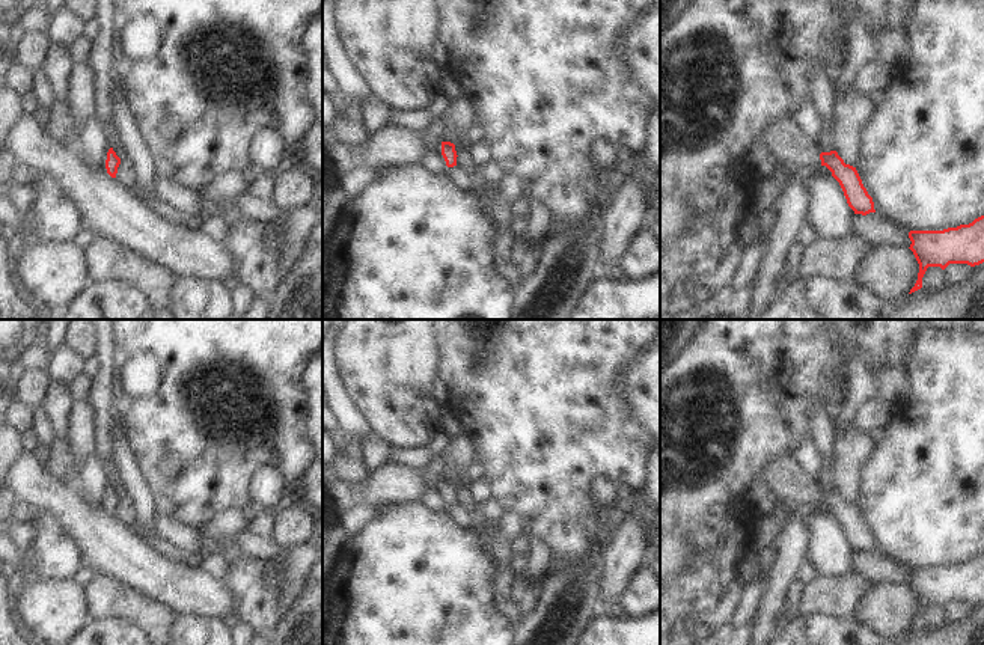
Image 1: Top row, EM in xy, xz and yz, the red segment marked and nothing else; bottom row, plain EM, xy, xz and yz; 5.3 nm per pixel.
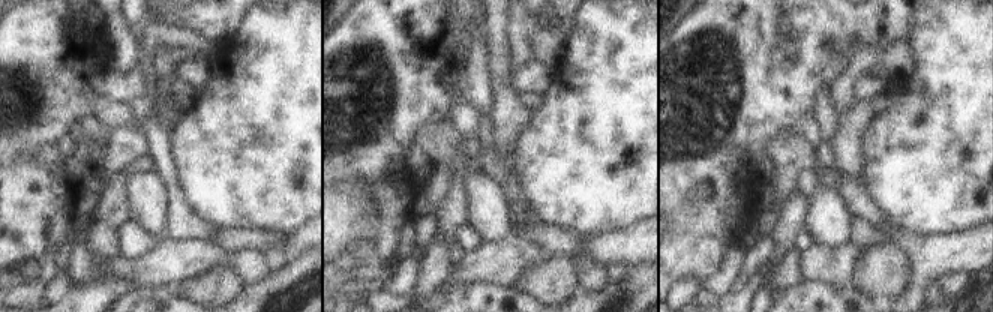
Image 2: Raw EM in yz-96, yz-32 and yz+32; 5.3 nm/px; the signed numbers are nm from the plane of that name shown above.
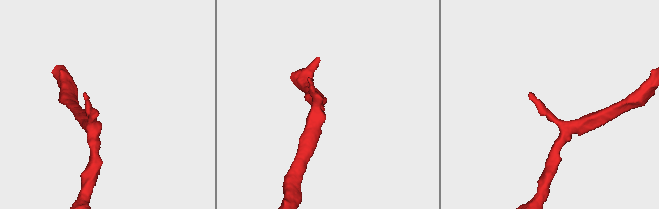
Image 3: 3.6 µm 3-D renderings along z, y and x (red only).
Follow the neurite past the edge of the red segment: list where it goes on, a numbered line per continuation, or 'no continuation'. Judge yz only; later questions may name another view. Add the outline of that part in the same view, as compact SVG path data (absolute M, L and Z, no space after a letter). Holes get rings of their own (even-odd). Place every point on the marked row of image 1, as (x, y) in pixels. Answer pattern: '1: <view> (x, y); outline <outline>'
no continuation

